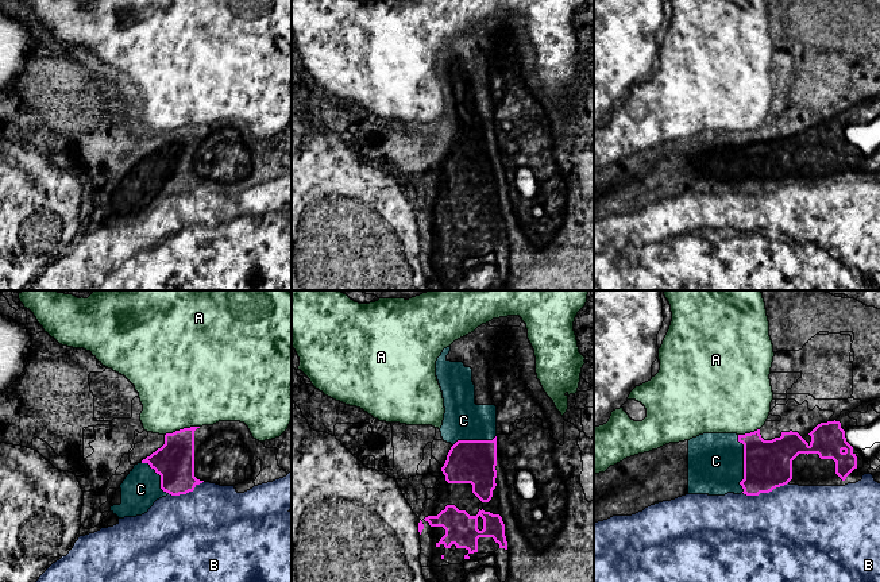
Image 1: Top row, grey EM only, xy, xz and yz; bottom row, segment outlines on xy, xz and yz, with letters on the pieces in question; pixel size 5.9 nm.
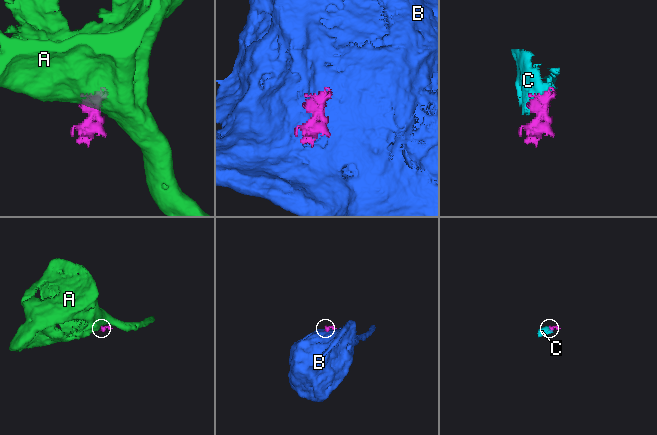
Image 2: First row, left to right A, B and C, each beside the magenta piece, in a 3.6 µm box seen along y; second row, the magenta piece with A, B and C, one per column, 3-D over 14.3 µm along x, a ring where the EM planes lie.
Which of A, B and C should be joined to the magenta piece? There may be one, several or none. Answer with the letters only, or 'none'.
C

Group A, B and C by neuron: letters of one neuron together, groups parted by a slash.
A / B / C

